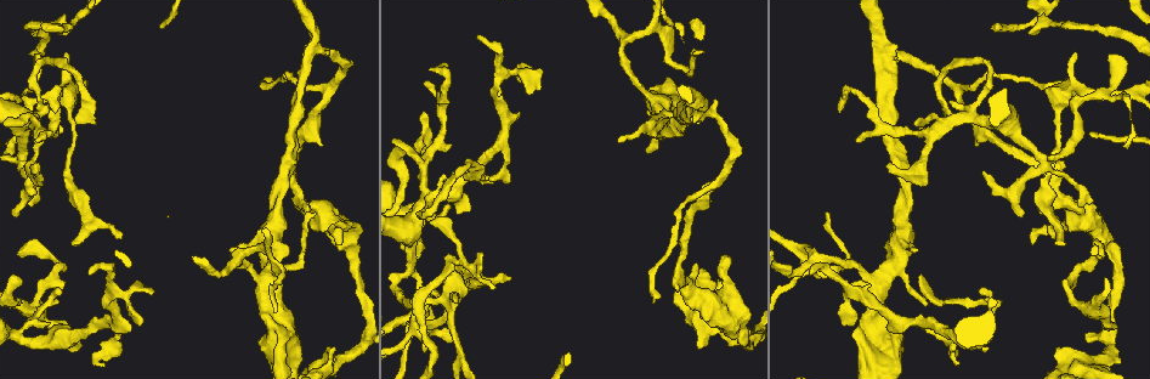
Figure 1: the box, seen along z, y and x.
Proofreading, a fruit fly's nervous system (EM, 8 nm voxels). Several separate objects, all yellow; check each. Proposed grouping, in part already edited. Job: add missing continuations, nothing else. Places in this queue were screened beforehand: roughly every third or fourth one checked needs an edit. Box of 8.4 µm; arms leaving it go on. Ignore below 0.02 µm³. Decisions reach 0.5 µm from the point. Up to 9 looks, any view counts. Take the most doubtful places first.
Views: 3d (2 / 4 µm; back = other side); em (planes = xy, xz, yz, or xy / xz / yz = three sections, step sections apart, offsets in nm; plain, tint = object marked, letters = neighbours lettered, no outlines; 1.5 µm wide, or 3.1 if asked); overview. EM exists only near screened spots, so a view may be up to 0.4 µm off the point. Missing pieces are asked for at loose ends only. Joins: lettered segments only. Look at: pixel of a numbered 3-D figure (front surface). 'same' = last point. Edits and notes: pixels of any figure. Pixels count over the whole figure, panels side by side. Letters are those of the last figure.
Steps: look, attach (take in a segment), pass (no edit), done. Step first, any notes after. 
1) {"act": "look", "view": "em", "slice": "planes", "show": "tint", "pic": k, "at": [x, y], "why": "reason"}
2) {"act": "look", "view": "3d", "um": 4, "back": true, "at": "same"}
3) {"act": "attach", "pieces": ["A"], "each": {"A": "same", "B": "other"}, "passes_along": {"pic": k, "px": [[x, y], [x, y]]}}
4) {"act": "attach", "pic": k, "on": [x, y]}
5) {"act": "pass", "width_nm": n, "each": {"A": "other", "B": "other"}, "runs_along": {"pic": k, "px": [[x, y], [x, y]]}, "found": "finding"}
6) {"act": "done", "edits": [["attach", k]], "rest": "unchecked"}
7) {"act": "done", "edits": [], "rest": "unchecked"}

{"act": "look", "view": "3d", "um": 4, "pic": 1, "at": [1112, 329], "why": "an open end"}

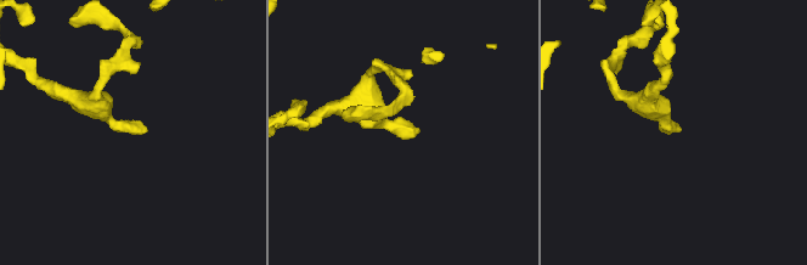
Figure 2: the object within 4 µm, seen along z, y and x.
{"act": "look", "view": "em", "slice": "planes", "show": "plain", "pic": 2, "at": [418, 133]}

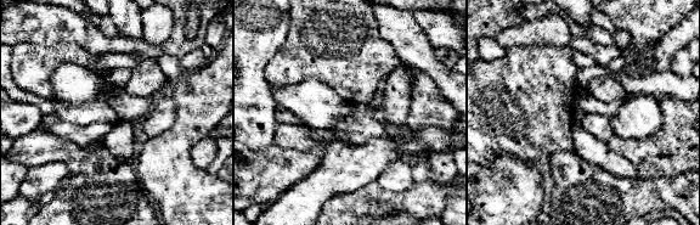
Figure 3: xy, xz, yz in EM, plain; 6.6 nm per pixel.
{"act": "look", "view": "em", "slice": "planes", "show": "letters", "at": "same"}

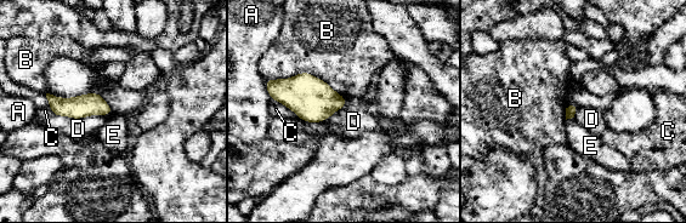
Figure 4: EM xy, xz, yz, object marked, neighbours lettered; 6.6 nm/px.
{"act": "pass", "each": {"A": "other", "B": "other", "C": "other", "D": "other", "E": "other"}, "found": "no lettered segment goes on from it"}

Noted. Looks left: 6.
{"act": "look", "view": "em", "slice": "planes", "show": "letters", "pic": 1, "at": [449, 206], "why": "branch stops here"}

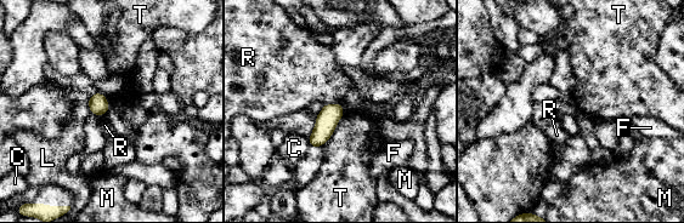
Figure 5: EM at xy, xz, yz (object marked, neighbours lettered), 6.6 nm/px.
{"act": "pass", "each": {"C": "other", "F": "other", "L": "other", "M": "other", "R": "other", "T": "other"}, "found": "none of them fits"}

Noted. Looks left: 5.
{"act": "look", "view": "em", "slice": "planes", "show": "letters", "pic": 1, "at": [56, 112], "why": "an open end"}

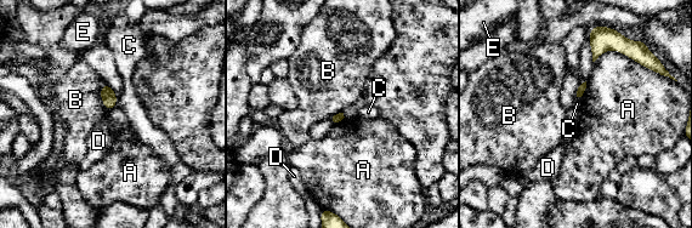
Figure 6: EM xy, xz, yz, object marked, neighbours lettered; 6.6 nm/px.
{"act": "pass", "each": {"A": "other", "B": "other", "C": "other", "D": "other", "E": "other"}, "border": {"pic": 6, "px": [[103, 83], [101, 100], [108, 112]]}, "found": "none of them fits"}

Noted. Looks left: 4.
{"act": "look", "view": "em", "slice": "planes", "show": "tint", "pic": 1, "at": [917, 248], "why": "branch stops here"}

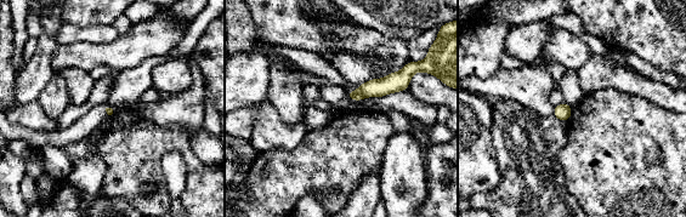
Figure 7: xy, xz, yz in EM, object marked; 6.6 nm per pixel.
{"act": "look", "view": "em", "slice": "planes", "show": "letters", "at": "same", "why": "what lies round it"}

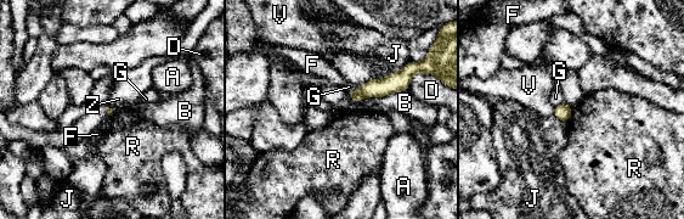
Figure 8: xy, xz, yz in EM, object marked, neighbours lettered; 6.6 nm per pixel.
{"act": "pass", "each": {"A": "other", "B": "other", "D": "other", "F": "other", "G": "other", "J": "other", "R": "other", "V": "other", "Z": "other"}, "border": {"pic": 8, "px": [[346, 91], [351, 100], [362, 100]]}, "found": "none of them fits"}

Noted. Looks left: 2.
{"act": "done", "edits": [], "rest": "unchecked"}

